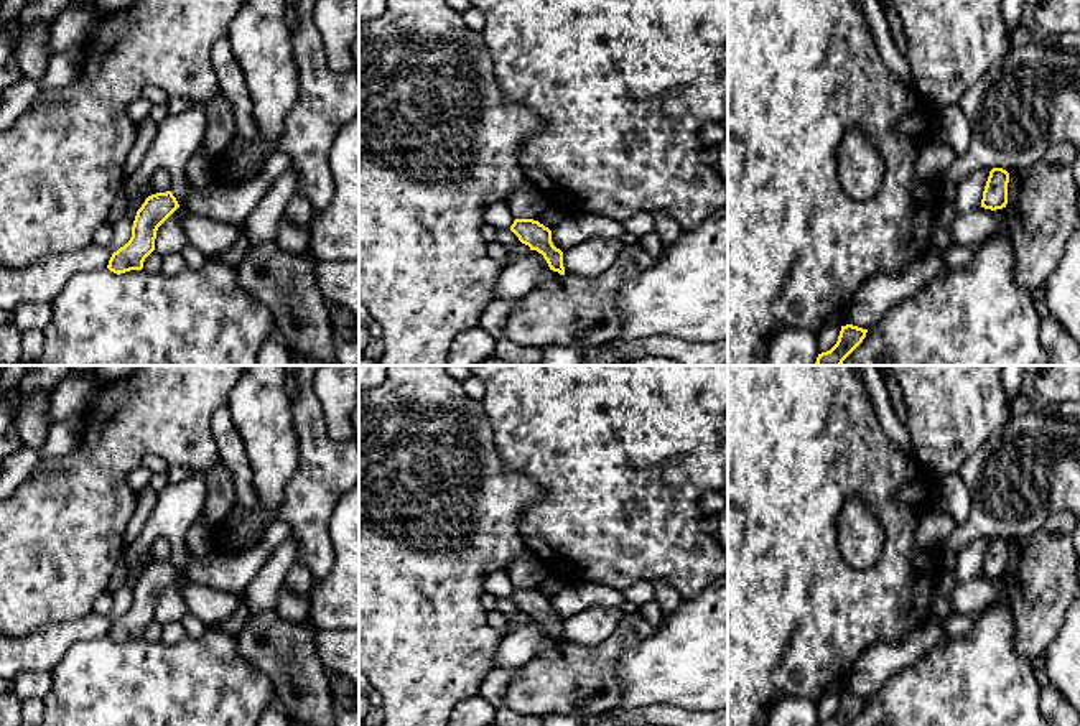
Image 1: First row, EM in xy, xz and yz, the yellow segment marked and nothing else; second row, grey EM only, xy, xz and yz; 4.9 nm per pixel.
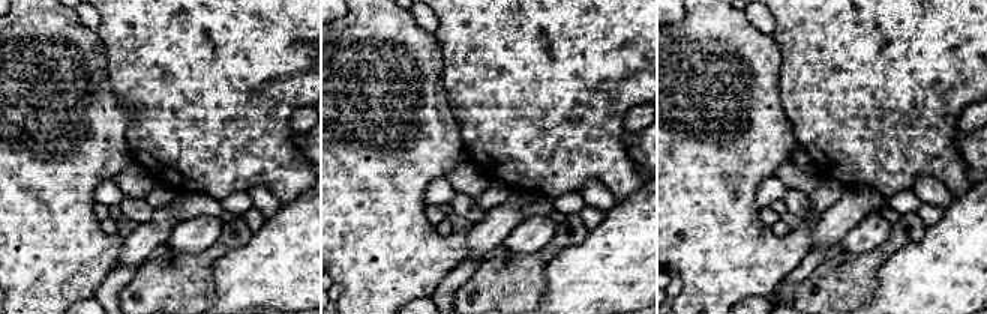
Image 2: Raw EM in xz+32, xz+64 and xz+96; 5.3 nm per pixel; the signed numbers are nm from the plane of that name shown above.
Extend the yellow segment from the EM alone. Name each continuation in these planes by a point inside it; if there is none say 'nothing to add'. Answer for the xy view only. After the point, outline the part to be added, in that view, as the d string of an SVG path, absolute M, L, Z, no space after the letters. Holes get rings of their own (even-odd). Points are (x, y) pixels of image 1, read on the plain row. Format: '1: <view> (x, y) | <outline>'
nothing to add

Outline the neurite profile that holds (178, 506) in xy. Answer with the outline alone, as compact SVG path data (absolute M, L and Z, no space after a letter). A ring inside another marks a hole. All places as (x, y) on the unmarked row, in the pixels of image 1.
M194 472L179 484L168 484L156 499L156 504L148 517L140 535L125 551L127 579L138 579L145 571L142 561L150 545L156 537L166 537L171 545L170 560L178 573L183 573L188 563L186 530L202 519L206 502L206 477Z

